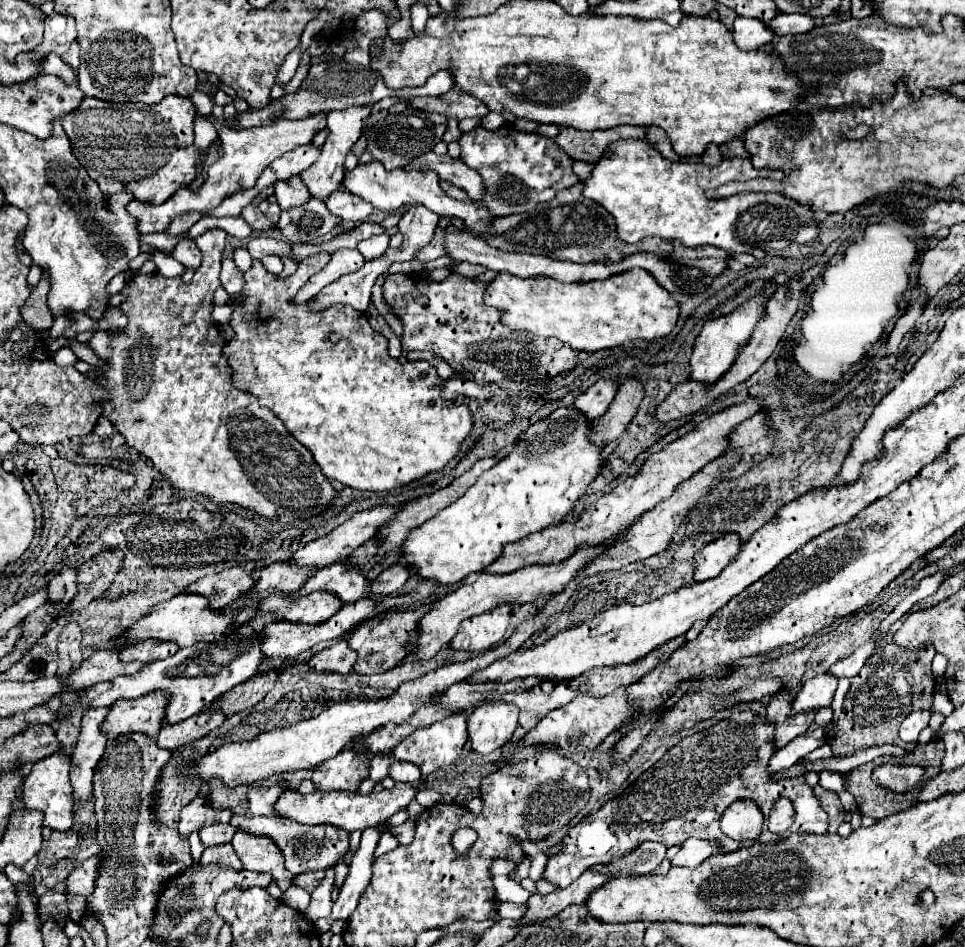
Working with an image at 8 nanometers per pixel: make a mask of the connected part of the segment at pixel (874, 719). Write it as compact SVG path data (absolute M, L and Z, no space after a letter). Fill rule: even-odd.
M892 633L884 637L882 647L876 647L868 657L860 673L852 679L850 689L844 699L844 711L826 743L832 747L834 757L846 757L860 749L876 745L898 745L902 749L914 749L914 745L902 743L898 737L898 727L902 719L916 709L932 709L934 675L930 663L934 659L934 649L926 647L922 651L900 649L892 641Z

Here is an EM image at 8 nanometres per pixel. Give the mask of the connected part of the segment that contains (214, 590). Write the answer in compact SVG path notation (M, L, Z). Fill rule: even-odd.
M230 567L230 569L224 569L220 573L206 575L206 577L198 579L196 583L188 585L184 589L184 593L204 595L210 599L212 605L218 603L222 607L222 605L228 605L230 601L242 597L242 593L250 591L250 585L254 585L252 575L248 575L240 567Z

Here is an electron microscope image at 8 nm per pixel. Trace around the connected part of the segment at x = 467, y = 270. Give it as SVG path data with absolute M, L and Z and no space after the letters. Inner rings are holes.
M458 263L452 271L456 273L462 273L466 277L478 277L478 275L484 275L488 269L482 267L482 265L472 265L472 263Z

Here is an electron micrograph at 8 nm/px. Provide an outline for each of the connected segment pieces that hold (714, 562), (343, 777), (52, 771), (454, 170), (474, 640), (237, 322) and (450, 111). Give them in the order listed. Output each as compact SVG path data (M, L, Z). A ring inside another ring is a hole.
M726 535L716 539L714 543L706 545L700 553L694 555L694 581L706 581L712 577L718 577L724 567L732 561L736 551L740 549L738 535Z
M346 747L342 753L338 753L338 757L332 757L330 761L324 761L322 765L318 765L318 769L312 775L312 783L316 785L318 791L352 791L354 793L354 791L358 791L360 783L364 779L368 779L372 757L374 755L370 755L370 759L368 757L366 759L360 759L356 747L354 749L352 747Z
M54 753L44 757L42 761L36 761L30 775L22 783L22 803L26 809L36 809L44 813L44 827L56 829L56 831L68 831L72 827L72 811L74 811L74 799L70 789L70 757L64 753Z
M428 151L424 155L420 155L414 163L408 165L408 169L418 169L418 171L436 171L438 177L442 181L448 181L464 191L468 191L468 197L480 199L484 195L484 185L482 185L482 177L478 177L478 173L474 169L470 169L468 165L464 165L460 159L452 159L450 155L436 155L434 151Z
M508 603L498 605L496 609L470 617L460 623L458 633L450 641L450 649L454 651L486 651L494 643L498 643L510 623L512 607Z
M328 253L310 255L288 279L276 279L260 261L254 261L252 269L244 273L246 285L242 293L230 299L234 307L230 327L236 331L236 337L224 347L234 385L254 395L262 407L268 407L314 455L322 473L346 487L382 493L418 481L428 473L442 471L456 457L472 429L474 421L468 407L454 405L442 397L444 381L428 361L400 363L392 359L388 355L386 337L378 335L368 325L364 313L350 305L334 305L322 313L310 313L308 305L290 305L290 297L294 297L302 283L320 271L326 261L330 261ZM240 295L246 299L236 303Z
M452 89L440 97L414 97L410 103L414 109L440 113L440 115L454 117L454 119L484 117L490 113L490 109L482 101L478 101L470 93L464 93L458 89Z

